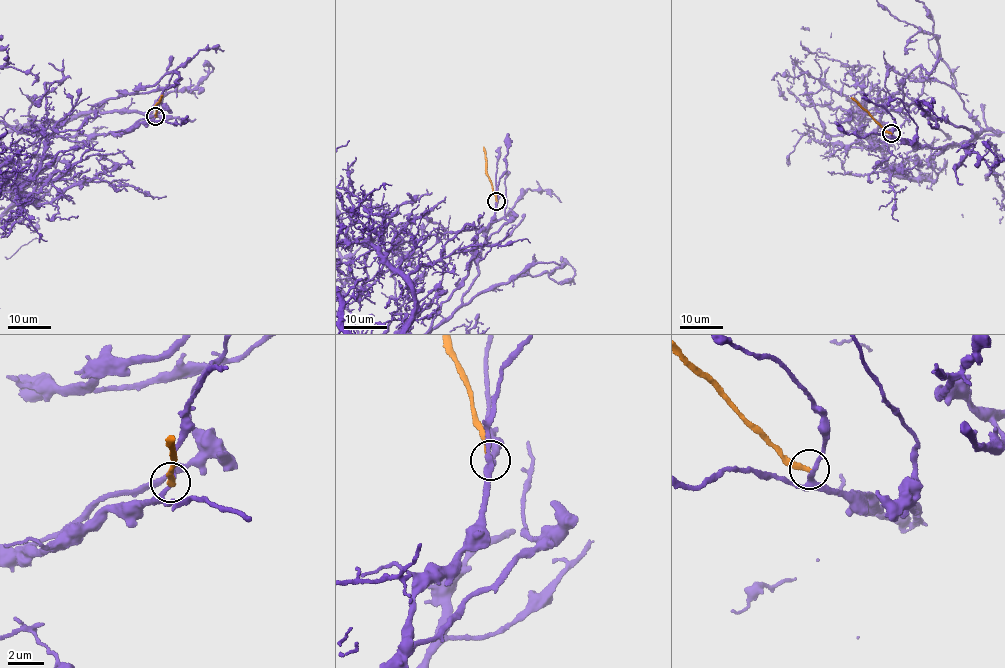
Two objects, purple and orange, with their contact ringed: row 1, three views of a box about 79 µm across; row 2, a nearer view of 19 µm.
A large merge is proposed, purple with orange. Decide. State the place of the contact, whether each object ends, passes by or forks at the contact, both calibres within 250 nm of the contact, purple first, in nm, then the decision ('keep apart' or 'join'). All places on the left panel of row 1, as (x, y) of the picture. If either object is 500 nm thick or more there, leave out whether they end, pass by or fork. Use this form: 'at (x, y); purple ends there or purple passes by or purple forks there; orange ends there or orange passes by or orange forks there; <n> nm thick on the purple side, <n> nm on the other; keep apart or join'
at (155, 116); purple passes by; orange ends there; 240 nm thick on the purple side, 300 nm on the other; keep apart

